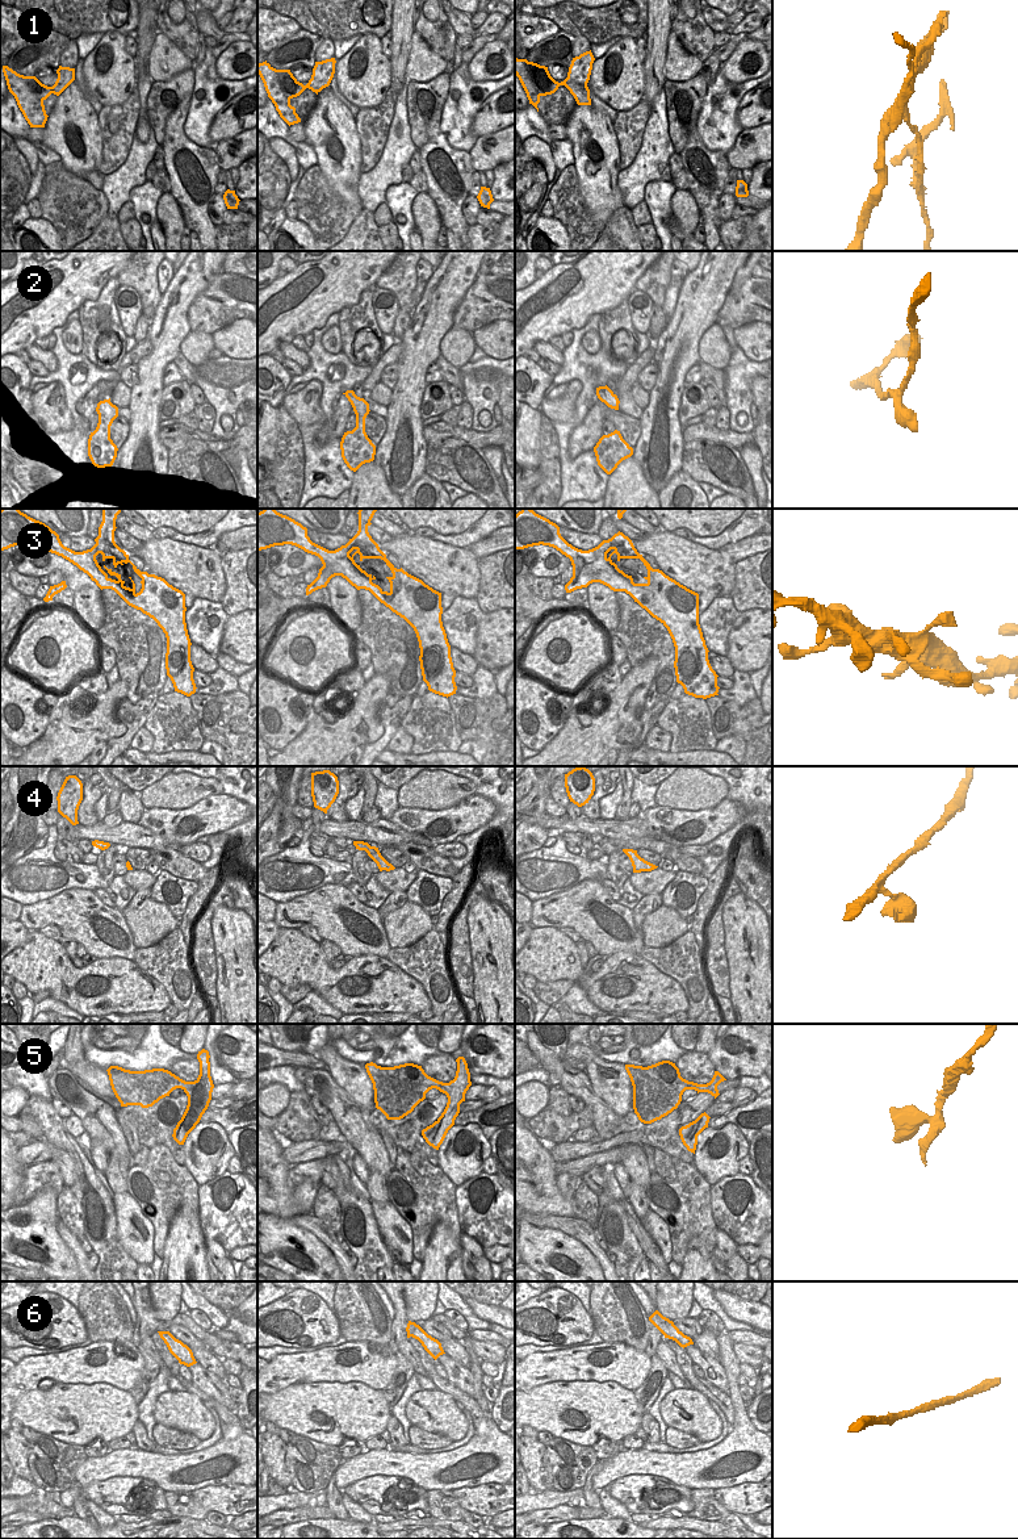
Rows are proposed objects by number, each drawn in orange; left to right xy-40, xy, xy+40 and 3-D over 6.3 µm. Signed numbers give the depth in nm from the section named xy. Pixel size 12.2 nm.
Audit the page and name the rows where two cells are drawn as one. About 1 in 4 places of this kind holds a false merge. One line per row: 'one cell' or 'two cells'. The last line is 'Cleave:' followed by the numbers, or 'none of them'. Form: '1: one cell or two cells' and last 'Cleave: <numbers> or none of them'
1: two cells
2: one cell
3: one cell
4: one cell
5: one cell
6: one cell
Cleave: 1

